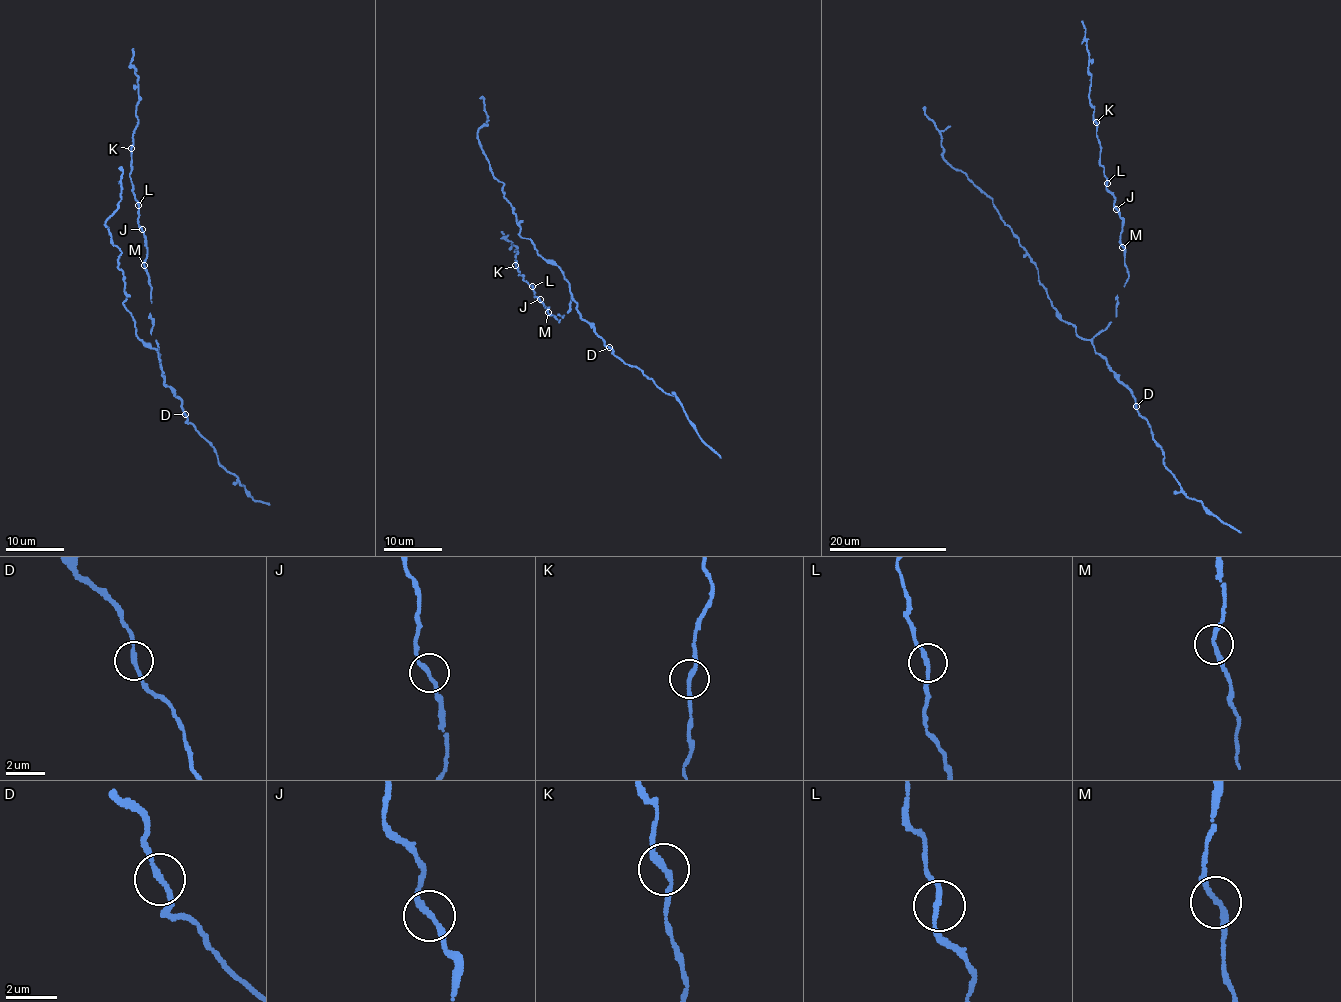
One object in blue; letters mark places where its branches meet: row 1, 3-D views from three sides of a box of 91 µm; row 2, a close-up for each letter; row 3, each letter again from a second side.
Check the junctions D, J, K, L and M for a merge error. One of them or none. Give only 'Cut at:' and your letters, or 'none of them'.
Cut at: none of them

